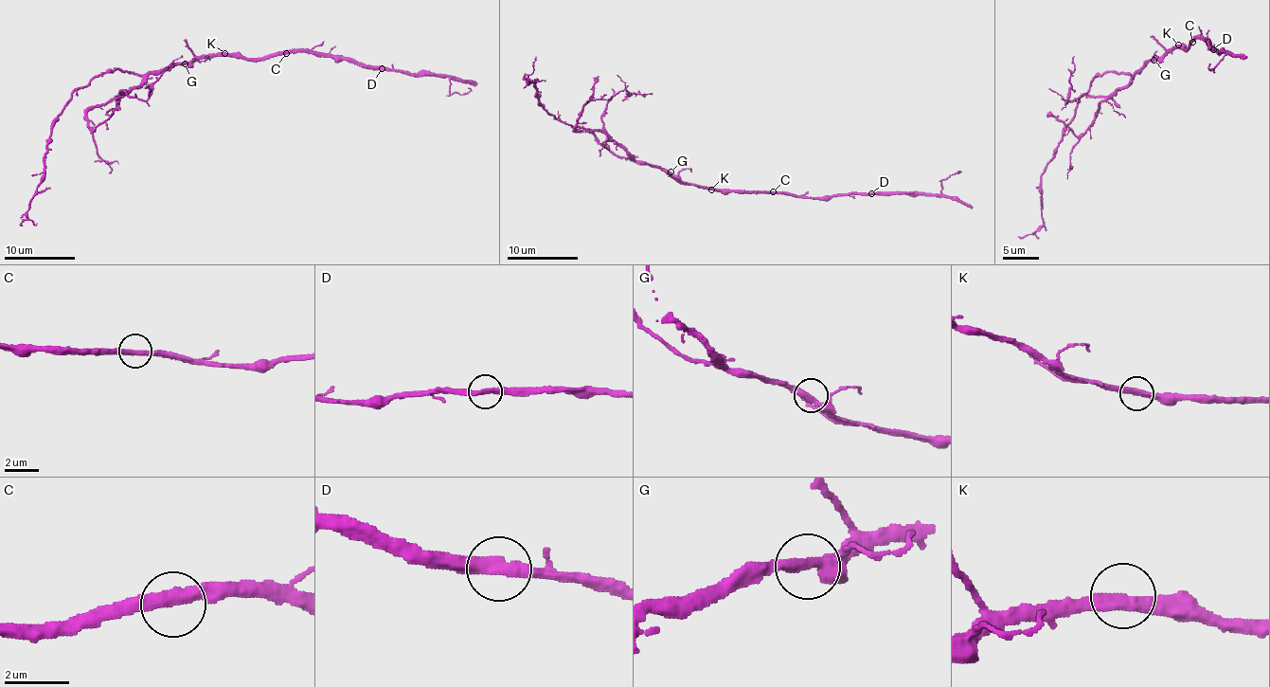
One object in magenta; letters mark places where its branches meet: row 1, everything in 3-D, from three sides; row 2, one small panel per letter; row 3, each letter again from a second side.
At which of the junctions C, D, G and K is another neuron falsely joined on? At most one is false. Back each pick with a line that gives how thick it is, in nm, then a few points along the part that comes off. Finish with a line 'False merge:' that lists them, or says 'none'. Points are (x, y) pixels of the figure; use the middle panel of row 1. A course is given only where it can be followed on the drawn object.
False merge: none

